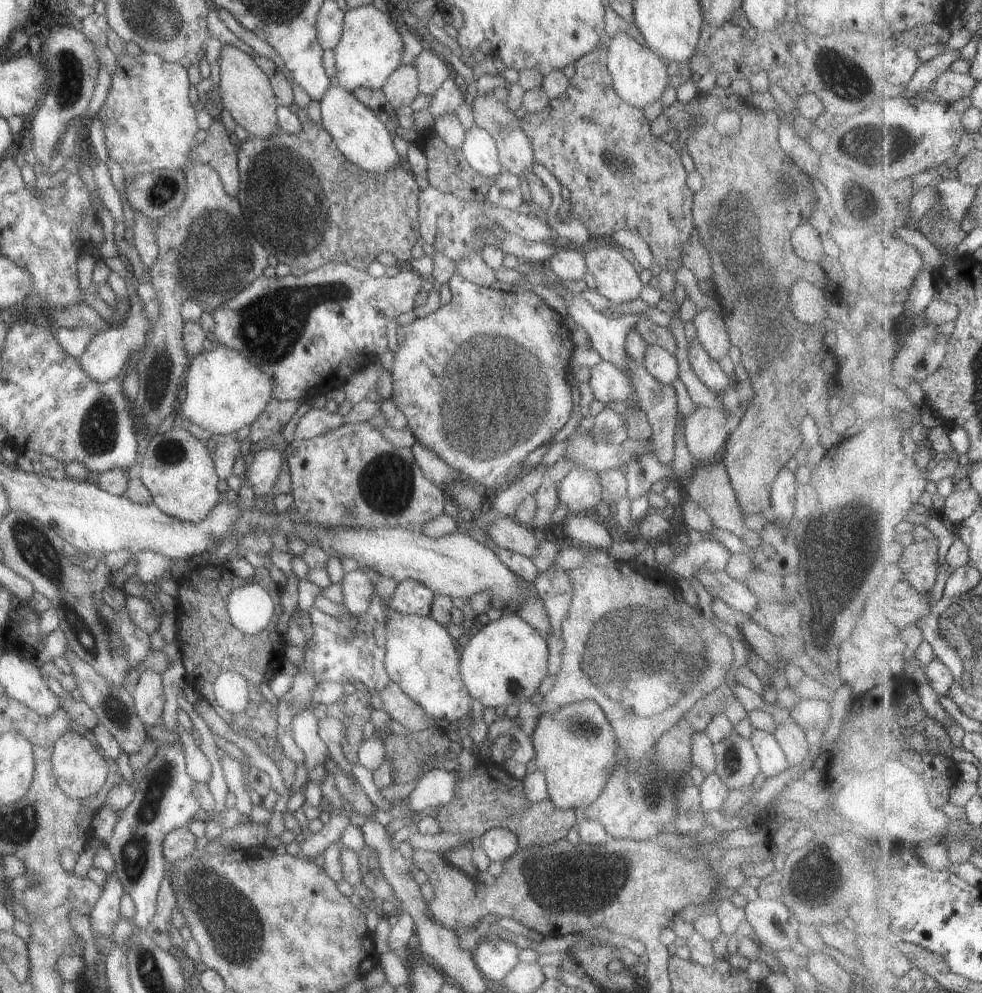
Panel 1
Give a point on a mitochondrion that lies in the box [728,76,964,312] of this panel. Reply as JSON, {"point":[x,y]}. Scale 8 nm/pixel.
{"point":[890,141]}

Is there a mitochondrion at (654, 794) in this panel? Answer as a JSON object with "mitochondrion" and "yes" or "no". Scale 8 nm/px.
{"mitochondrion":"no"}

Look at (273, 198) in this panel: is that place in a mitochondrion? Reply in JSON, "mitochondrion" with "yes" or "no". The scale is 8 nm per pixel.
{"mitochondrion":"yes"}

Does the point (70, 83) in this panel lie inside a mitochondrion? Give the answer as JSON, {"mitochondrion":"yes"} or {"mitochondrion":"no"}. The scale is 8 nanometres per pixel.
{"mitochondrion":"yes"}

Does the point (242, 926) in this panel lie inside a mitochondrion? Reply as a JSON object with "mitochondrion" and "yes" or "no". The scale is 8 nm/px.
{"mitochondrion":"yes"}

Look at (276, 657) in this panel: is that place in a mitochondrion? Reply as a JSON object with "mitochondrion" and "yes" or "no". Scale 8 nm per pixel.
{"mitochondrion":"no"}

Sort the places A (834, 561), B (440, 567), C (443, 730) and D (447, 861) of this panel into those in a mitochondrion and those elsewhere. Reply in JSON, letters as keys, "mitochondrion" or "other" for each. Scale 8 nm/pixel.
{"A":"mitochondrion","B":"other","C":"other","D":"other"}

